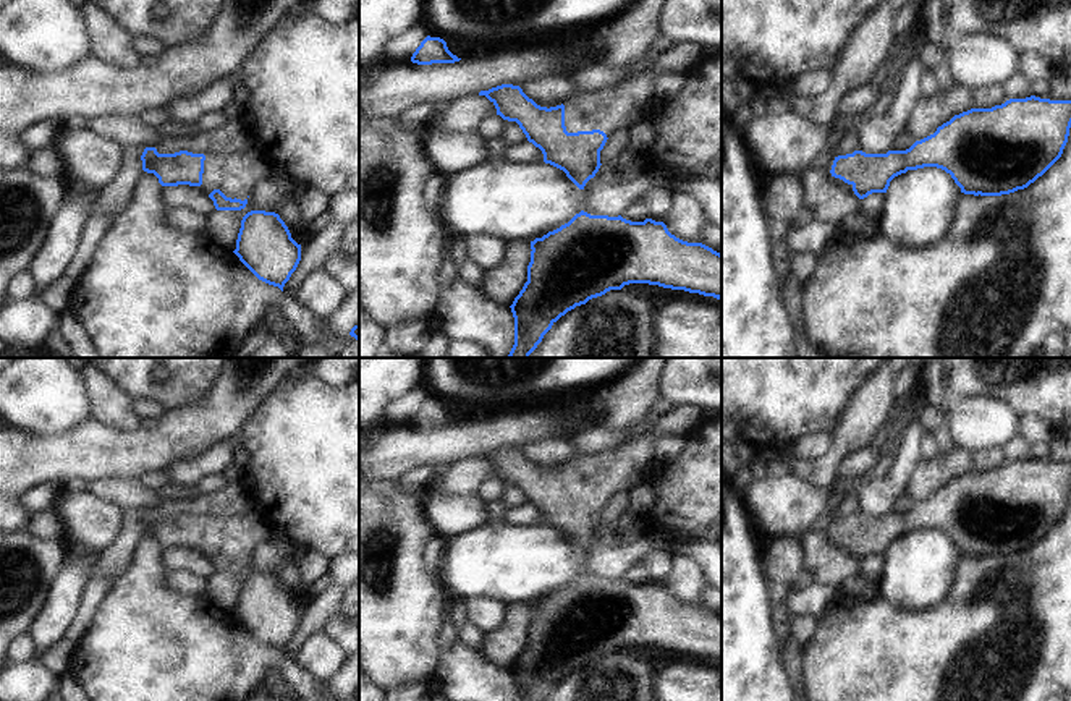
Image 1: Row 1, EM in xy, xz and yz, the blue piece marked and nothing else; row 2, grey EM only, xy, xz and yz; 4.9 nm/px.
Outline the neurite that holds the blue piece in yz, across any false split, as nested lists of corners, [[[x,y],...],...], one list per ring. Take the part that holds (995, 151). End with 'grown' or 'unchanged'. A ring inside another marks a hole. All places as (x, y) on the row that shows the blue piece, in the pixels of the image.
[[[1035,96],[1010,99],[992,108],[971,108],[906,151],[887,154],[838,155],[825,170],[832,180],[848,186],[859,199],[872,193],[887,193],[890,181],[924,167],[937,167],[951,175],[964,194],[1001,196],[1027,188],[1063,154],[1071,128],[1071,100],[1050,100]]] | grown

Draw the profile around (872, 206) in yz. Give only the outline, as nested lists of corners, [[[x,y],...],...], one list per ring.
[[[872,193],[867,198],[861,199],[859,214],[866,219],[869,227],[877,227],[883,214],[883,199],[885,193]]]

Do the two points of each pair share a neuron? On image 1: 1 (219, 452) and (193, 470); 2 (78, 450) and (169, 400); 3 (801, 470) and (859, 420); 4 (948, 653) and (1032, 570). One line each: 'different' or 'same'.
1: same
2: different
3: same
4: same

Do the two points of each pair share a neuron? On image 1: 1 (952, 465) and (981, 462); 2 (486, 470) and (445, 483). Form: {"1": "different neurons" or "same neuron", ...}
{"1": "different neurons", "2": "same neuron"}

